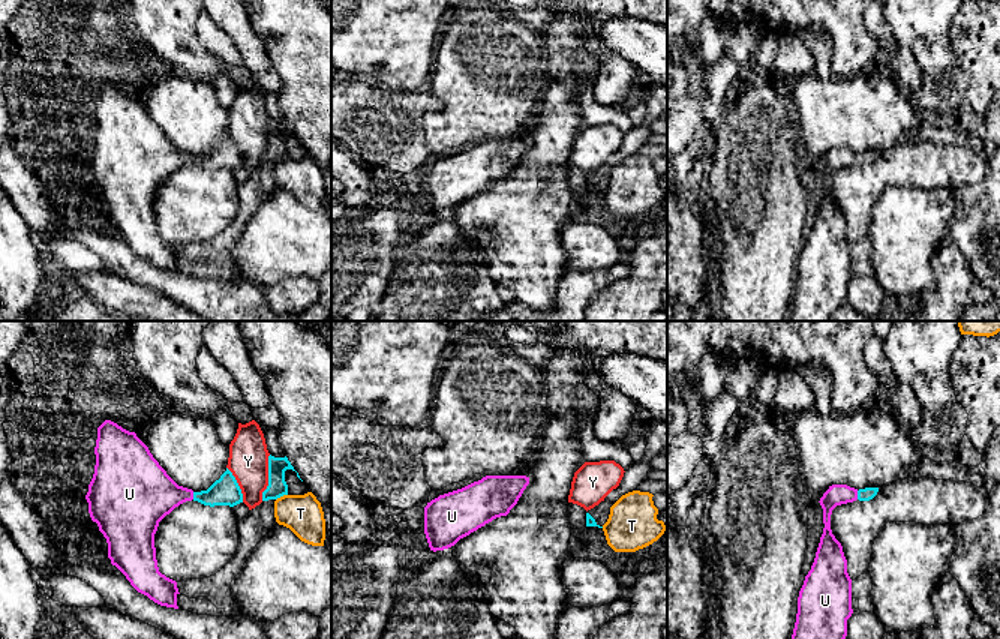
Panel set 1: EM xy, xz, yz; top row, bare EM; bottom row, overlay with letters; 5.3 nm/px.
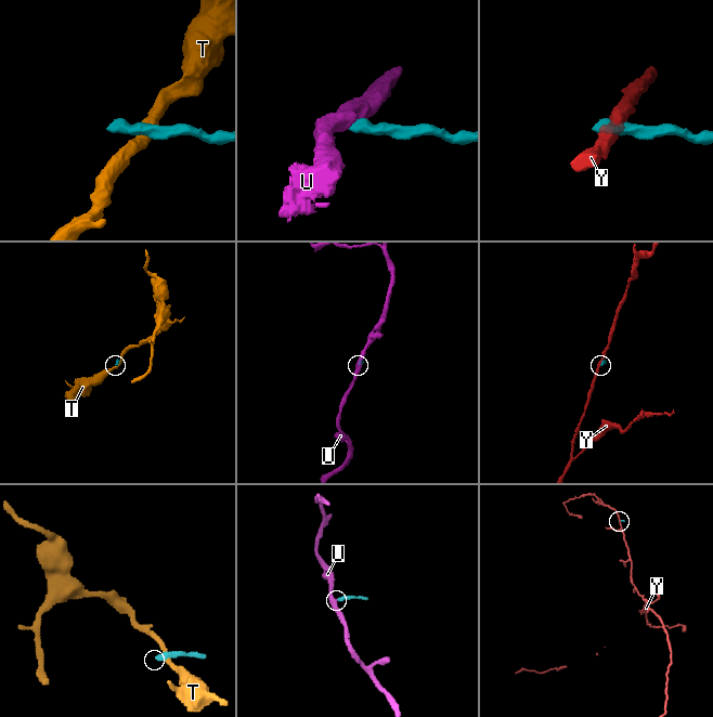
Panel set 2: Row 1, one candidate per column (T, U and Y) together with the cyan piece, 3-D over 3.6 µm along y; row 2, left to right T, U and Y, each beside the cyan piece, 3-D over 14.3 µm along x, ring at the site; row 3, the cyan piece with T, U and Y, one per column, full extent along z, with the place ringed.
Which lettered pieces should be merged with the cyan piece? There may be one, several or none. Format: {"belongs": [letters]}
{"belongs": ["U"]}

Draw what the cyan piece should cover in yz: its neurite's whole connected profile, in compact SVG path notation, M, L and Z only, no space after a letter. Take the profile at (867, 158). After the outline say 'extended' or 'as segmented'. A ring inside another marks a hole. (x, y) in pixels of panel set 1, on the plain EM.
M832 148L820 162L823 198L811 234L798 261L798 278L790 303L790 321L829 321L847 300L852 280L852 243L841 207L831 194L831 178L837 170L870 165L879 152L855 153Z; extended

